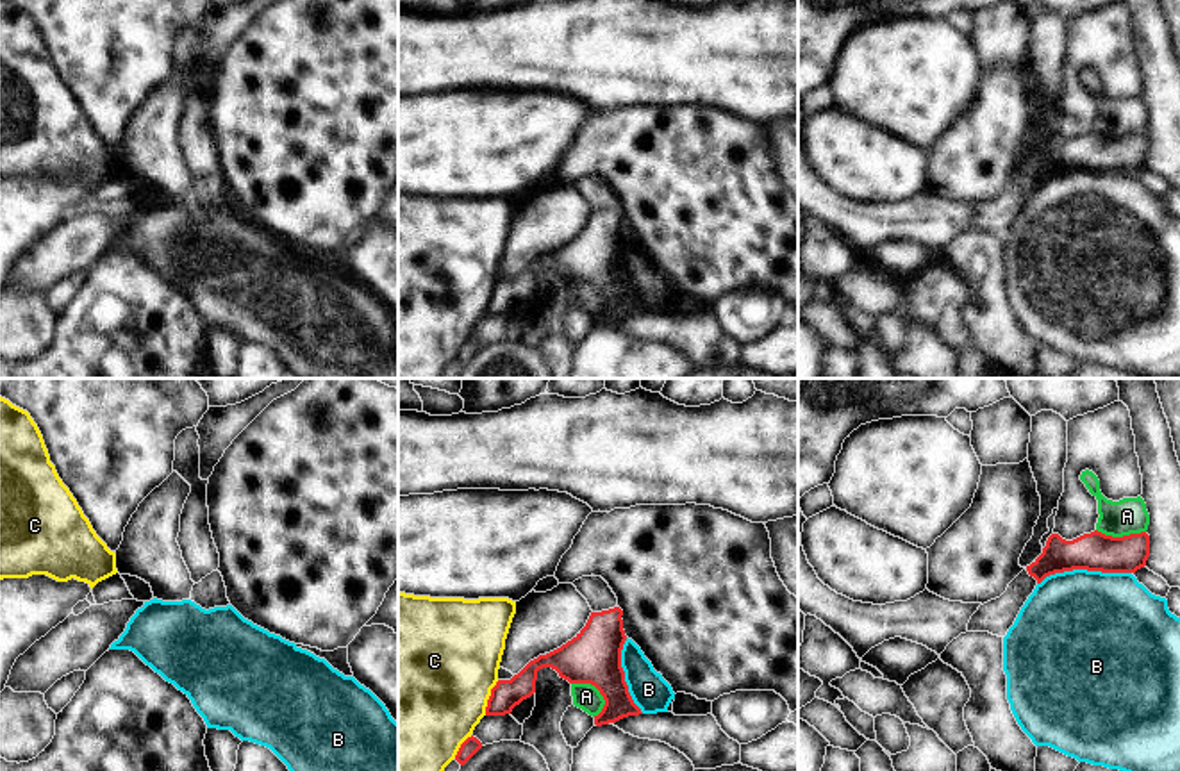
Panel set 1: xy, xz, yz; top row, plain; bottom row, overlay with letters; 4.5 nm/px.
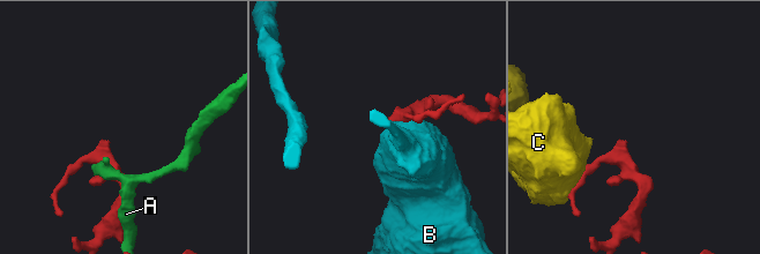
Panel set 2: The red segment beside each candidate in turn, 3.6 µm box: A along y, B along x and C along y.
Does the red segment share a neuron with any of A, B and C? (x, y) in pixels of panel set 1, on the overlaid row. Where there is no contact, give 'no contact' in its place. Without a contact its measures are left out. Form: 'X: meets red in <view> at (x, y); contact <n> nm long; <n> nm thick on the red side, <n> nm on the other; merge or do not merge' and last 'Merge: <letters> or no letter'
A: meets red in xz at (598, 689); contact 200 nm long; 240 nm thick on the red side, 120 nm on the other; do not merge
B: meets red in yz at (1084, 568); contact 420 nm long; 180 nm thick on the red side, 480 nm on the other; do not merge
C: meets red in xz at (490, 698); contact 170 nm long; 140 nm thick on the red side, 480 nm on the other; do not merge
Merge: no letter

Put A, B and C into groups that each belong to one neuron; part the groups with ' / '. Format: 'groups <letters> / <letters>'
groups A / B / C

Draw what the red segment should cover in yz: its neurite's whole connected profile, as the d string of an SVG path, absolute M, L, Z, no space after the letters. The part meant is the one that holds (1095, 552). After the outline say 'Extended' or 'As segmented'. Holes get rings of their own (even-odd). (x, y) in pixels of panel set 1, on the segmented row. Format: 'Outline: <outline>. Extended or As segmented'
Outline: M1094 530L1073 541L1051 534L1043 553L1009 584L1005 593L978 607L968 623L968 632L1005 637L1035 585L1050 575L1073 569L1135 573L1146 566L1148 557L1146 532L1112 537Z. Extended.

